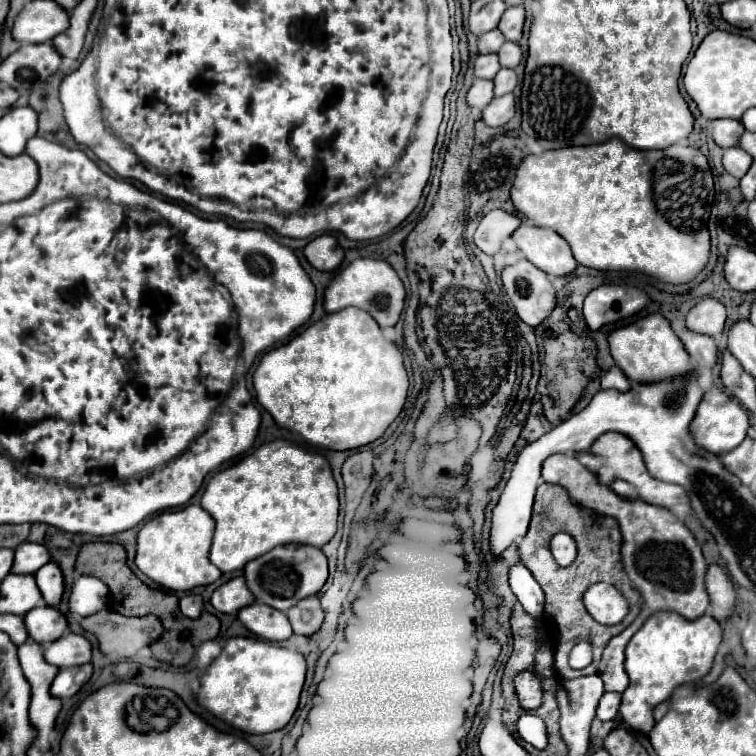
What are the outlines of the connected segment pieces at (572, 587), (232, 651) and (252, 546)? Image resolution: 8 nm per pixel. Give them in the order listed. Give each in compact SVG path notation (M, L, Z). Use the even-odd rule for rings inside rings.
M541 484L537 488L537 496L535 496L531 526L529 526L525 538L519 544L519 556L521 556L521 562L531 570L533 578L539 582L539 586L545 592L543 622L549 628L549 634L551 634L551 640L553 640L553 646L555 646L557 672L565 680L579 678L579 676L585 676L585 674L595 674L597 666L599 666L599 660L601 660L601 652L607 646L607 642L611 640L611 636L617 636L619 632L623 632L641 612L641 594L631 584L631 580L627 578L623 562L621 562L621 532L619 532L617 522L611 520L611 518L595 516L587 508L575 506L573 502L567 500L567 492L561 486ZM557 532L567 532L567 534L575 536L575 542L577 542L577 548L579 548L577 560L567 568L561 568L555 562L555 558L549 550L549 542ZM595 582L613 584L625 594L625 598L629 600L629 614L623 622L619 622L615 626L603 626L587 614L587 610L583 606L583 594ZM581 640L591 642L593 662L585 670L573 670L569 666L569 652Z
M229 638L221 654L209 664L199 678L195 700L209 714L225 724L247 732L267 734L283 728L299 706L305 682L305 658L289 648L273 646L257 638Z
M283 438L261 444L249 456L217 472L205 486L201 508L207 510L215 520L215 538L211 544L209 560L221 572L233 572L241 570L251 558L257 558L259 554L265 554L267 550L281 544L297 542L323 548L337 530L337 512L339 512L337 492L339 492L337 482L323 454L305 450Z

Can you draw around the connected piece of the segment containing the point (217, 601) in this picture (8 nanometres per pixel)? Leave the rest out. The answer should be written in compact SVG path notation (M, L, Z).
M243 576L231 578L223 586L219 586L213 592L213 598L211 600L213 600L211 604L213 604L215 610L227 612L227 614L235 614L243 606L249 606L251 602L255 602L253 594L247 590L247 584L245 584L245 578Z

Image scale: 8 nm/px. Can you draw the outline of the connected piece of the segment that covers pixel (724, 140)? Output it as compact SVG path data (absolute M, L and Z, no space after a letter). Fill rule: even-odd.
M713 120L713 140L721 148L737 146L743 132L741 120Z

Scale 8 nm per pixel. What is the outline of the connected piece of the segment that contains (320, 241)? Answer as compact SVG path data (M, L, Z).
M329 234L317 236L303 248L305 258L321 272L333 272L343 262L343 250L339 248L337 240Z

